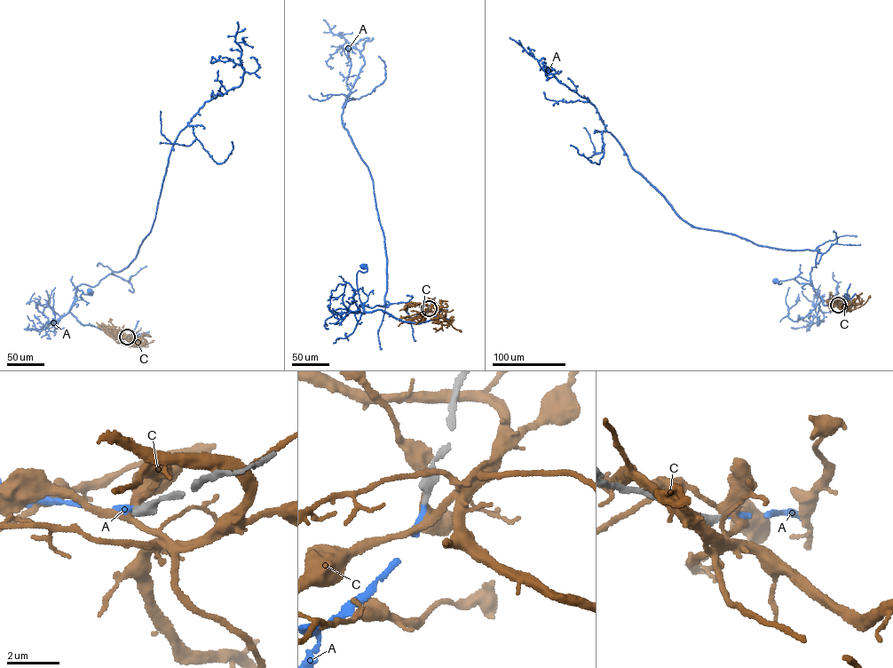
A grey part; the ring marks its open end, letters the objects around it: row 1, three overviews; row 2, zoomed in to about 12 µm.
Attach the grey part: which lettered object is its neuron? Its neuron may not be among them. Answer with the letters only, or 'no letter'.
A

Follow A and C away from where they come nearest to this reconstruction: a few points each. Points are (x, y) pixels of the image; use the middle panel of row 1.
A: (429, 308), (416, 322), (401, 321), (381, 310), (364, 311), (356, 282), (358, 272), (367, 270), (363, 266)
C: (429, 308), (435, 313), (433, 317), (443, 317), (445, 321), (452, 316), (448, 326)

